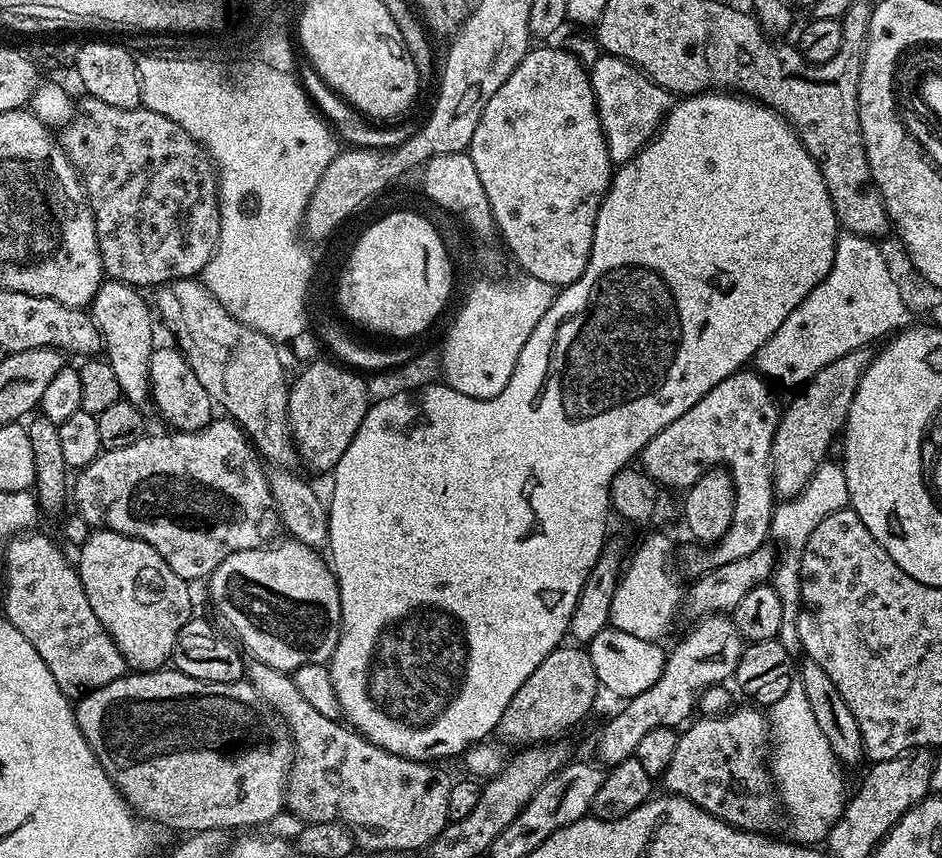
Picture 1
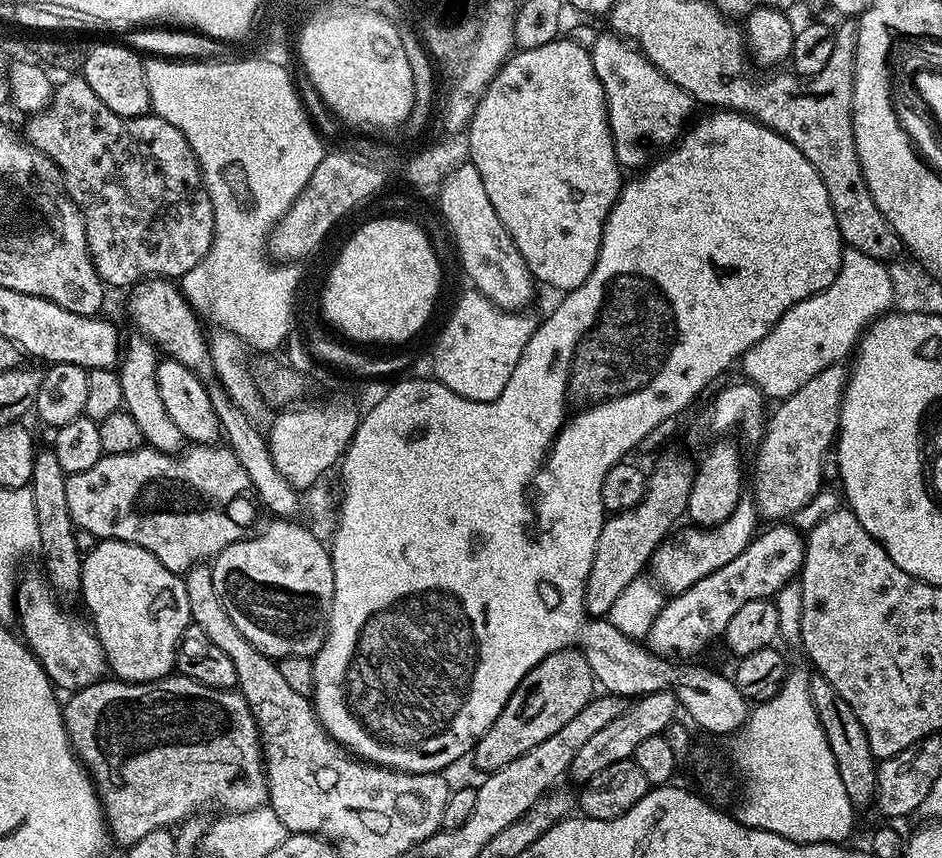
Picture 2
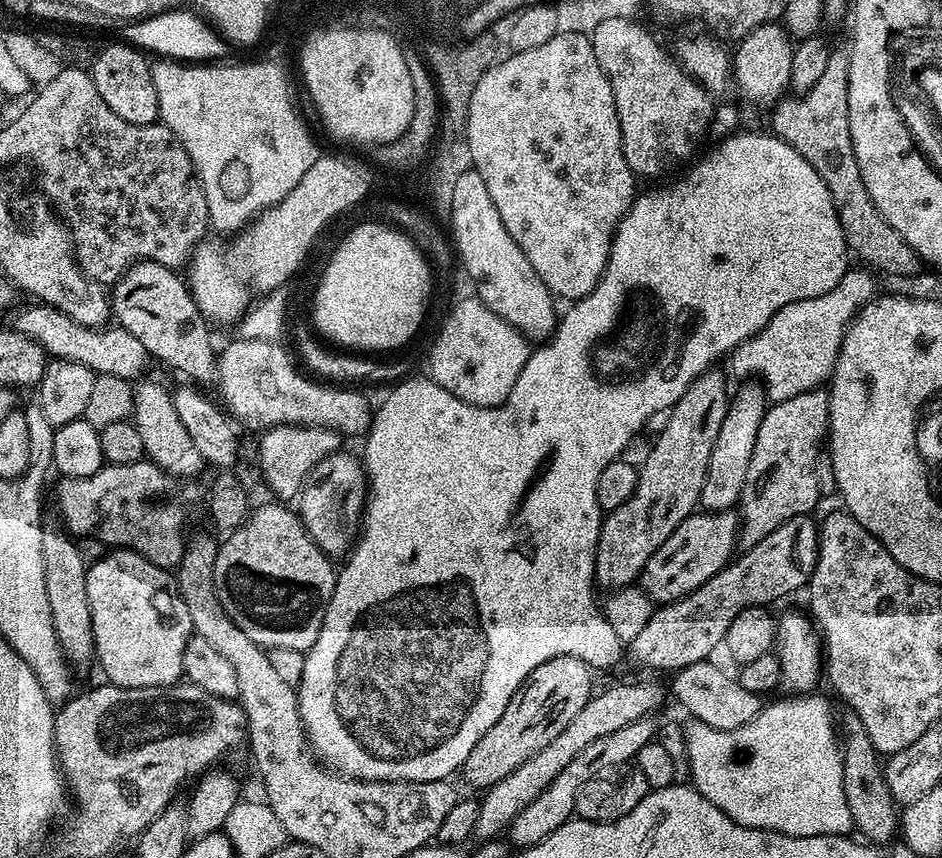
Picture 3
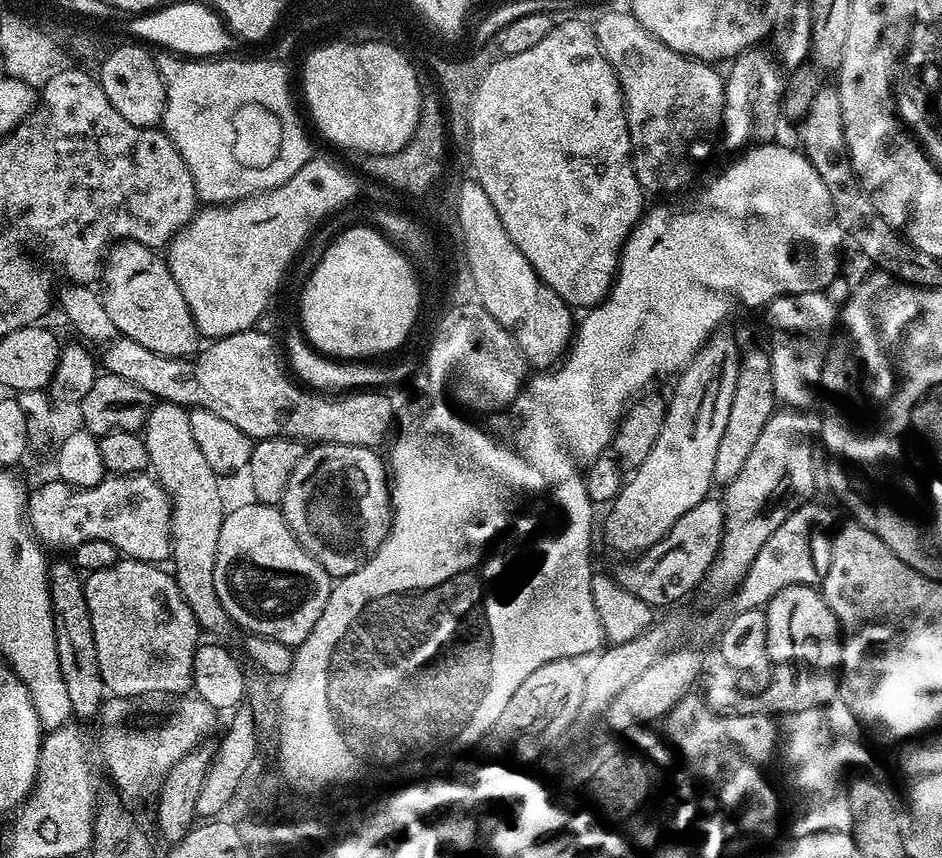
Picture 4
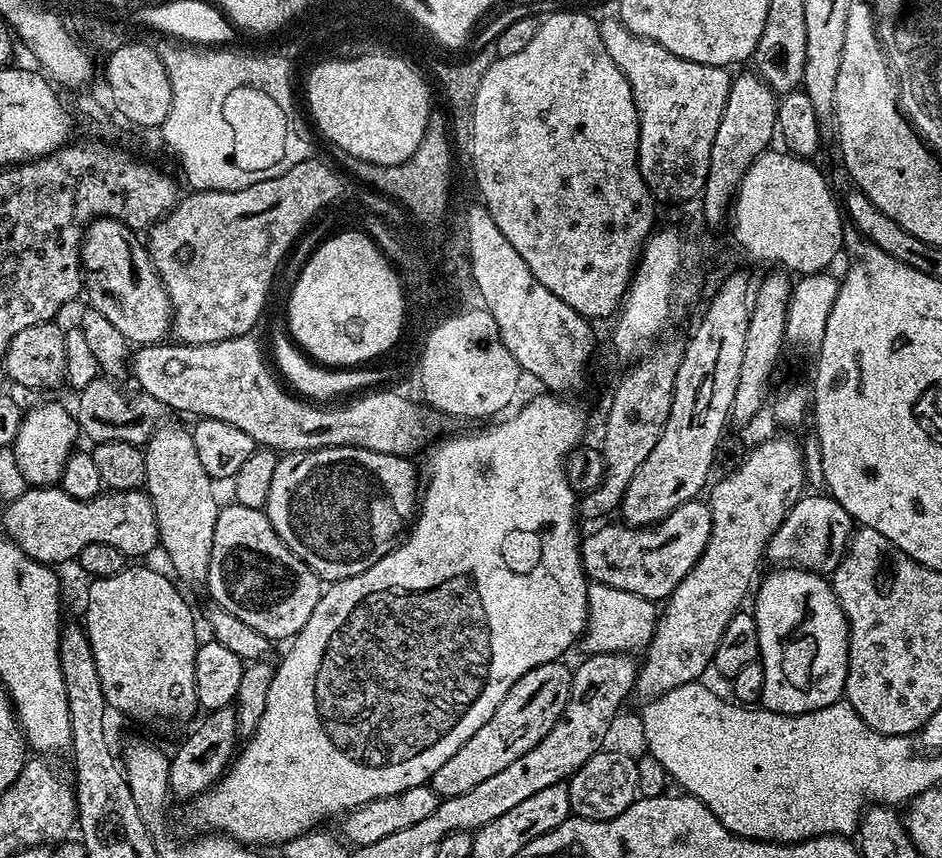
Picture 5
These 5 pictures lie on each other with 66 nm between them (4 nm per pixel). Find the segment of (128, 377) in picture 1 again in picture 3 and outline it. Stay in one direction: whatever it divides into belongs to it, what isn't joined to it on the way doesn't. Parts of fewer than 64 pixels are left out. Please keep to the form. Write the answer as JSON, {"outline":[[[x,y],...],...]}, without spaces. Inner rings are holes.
{"outline":[[[141,379],[132,390],[131,419],[138,434],[142,434],[145,457],[177,478],[196,476],[200,471],[205,471],[202,454],[198,454],[186,426],[182,426],[182,421],[178,419],[178,410],[174,410],[172,392],[164,389],[156,380],[143,380]]]}

